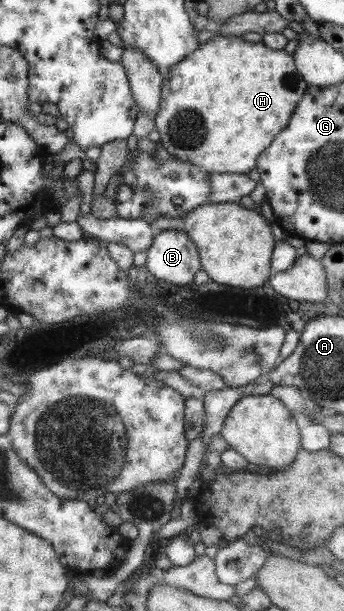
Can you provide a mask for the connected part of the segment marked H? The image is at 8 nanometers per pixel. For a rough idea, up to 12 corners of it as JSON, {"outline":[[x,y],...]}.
{"outline":[[208,39],[161,72],[160,145],[247,174],[307,89],[284,50]]}

